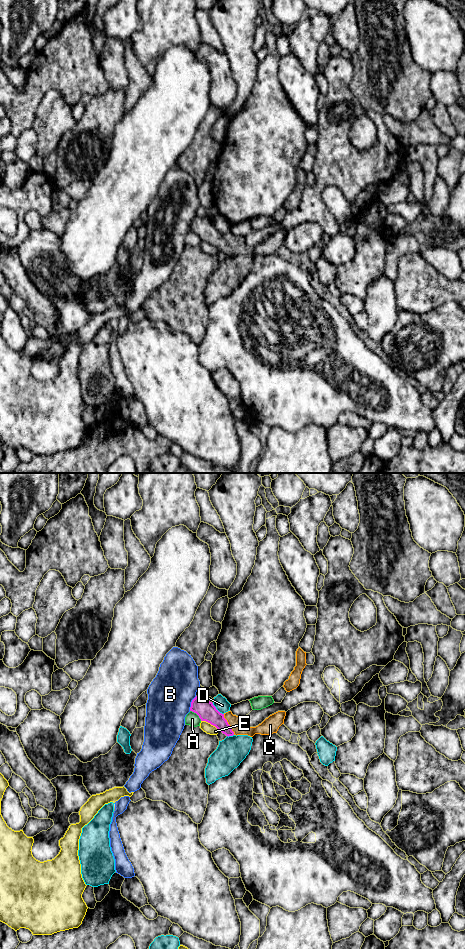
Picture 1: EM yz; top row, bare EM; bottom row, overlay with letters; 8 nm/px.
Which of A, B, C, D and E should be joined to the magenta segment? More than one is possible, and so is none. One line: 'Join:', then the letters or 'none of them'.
Join: C

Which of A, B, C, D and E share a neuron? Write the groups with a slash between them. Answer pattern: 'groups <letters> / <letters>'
groups A / B / C / D / E

